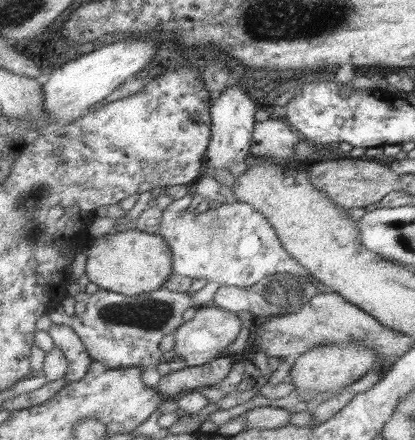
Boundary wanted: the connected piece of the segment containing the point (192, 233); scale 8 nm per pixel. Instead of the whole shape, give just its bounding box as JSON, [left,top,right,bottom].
[157,192,308,288]

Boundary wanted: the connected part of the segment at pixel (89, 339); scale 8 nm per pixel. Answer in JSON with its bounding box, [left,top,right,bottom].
[47,287,197,371]

